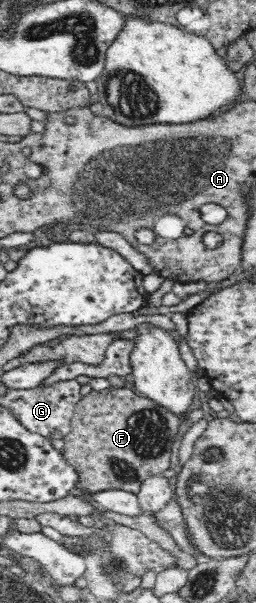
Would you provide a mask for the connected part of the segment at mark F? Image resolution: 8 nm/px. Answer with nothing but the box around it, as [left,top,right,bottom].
[63,388,184,494]

